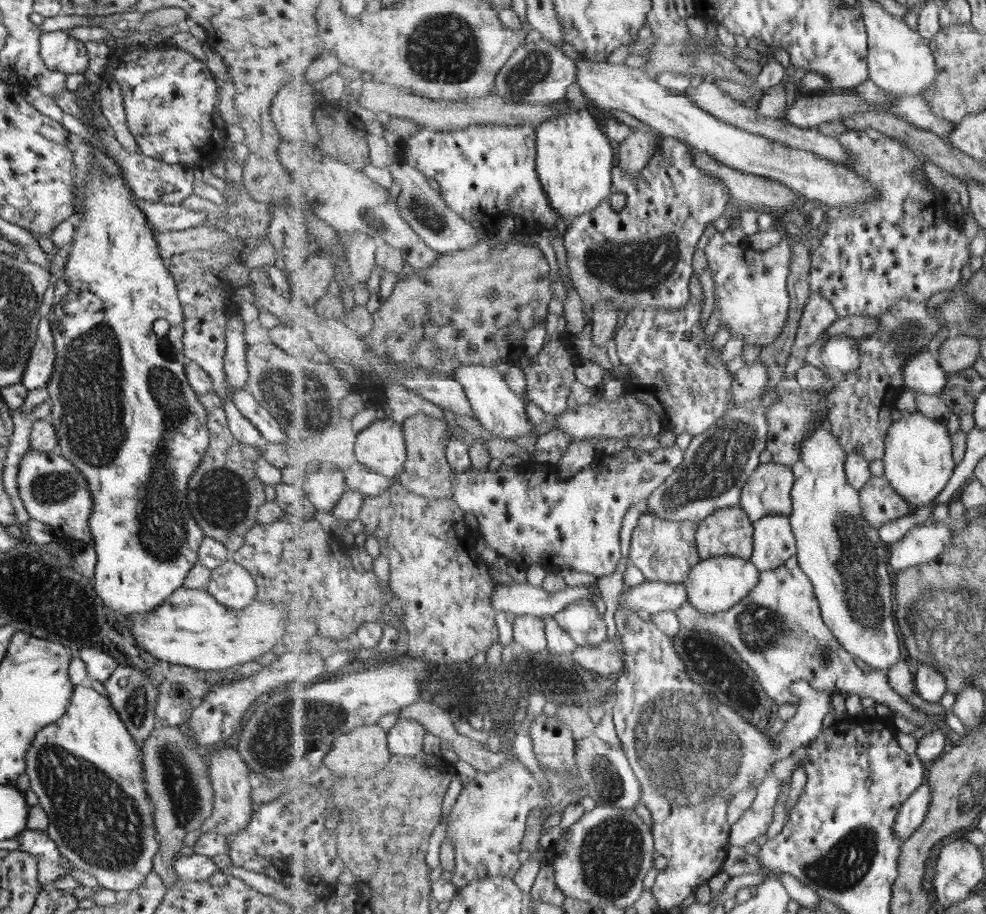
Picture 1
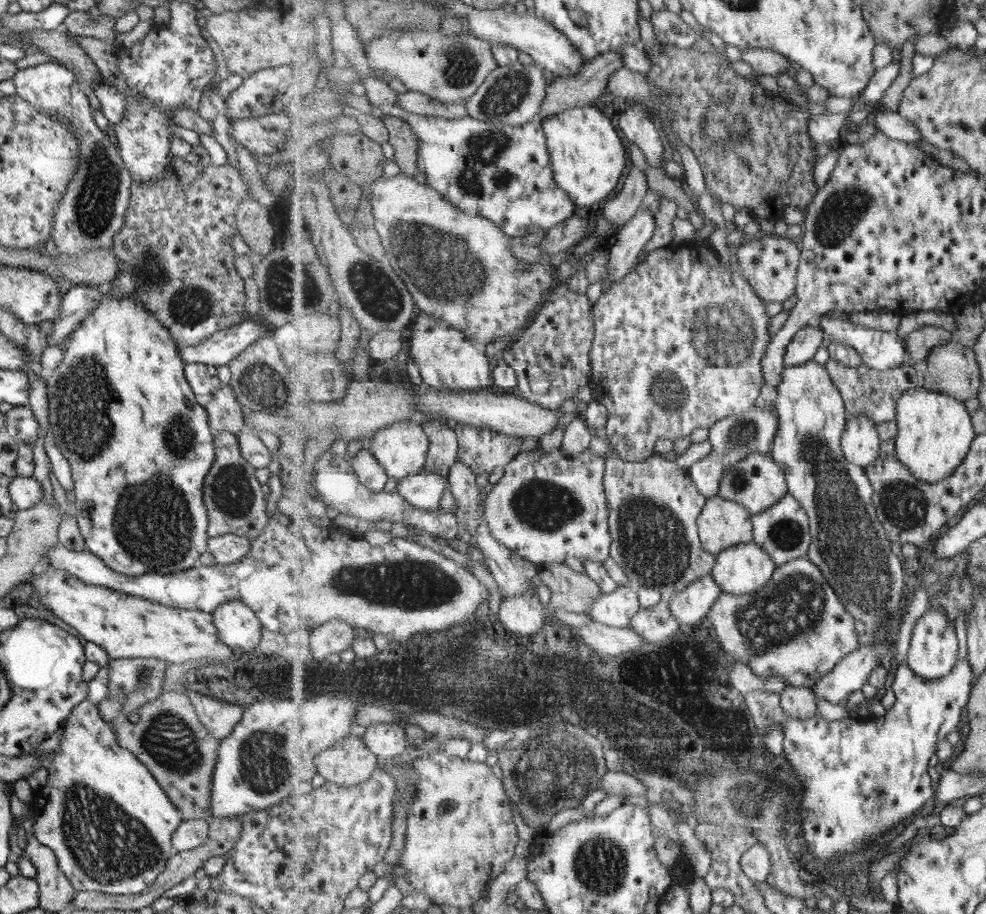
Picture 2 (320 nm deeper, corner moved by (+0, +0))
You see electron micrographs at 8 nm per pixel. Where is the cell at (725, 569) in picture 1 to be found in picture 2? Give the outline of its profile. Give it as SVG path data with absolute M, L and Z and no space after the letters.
M754 540L716 555L712 575L725 593L744 595L764 588L778 567L774 558Z

